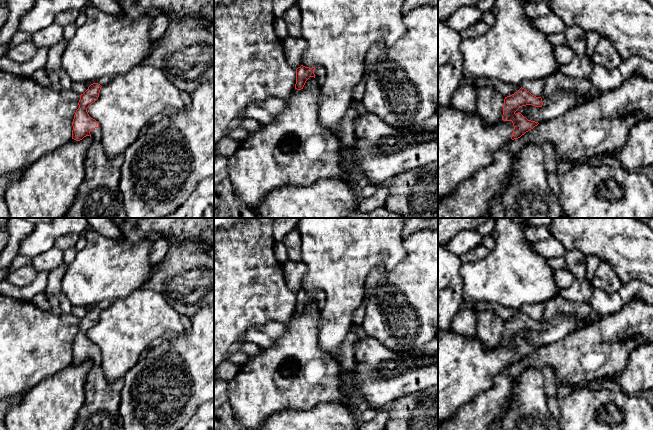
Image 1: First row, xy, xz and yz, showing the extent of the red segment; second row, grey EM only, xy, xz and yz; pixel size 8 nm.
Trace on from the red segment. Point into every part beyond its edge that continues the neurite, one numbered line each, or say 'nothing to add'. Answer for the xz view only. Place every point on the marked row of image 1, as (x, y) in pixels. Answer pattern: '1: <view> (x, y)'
1: xz (320, 73)

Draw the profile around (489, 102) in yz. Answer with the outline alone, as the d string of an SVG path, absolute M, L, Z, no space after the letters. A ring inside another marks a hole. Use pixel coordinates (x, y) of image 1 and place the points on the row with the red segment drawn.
M477 87L476 108L486 126L492 126L502 120L505 97L489 87Z

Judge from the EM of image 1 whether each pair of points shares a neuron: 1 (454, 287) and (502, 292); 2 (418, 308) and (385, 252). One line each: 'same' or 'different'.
1: different
2: different

